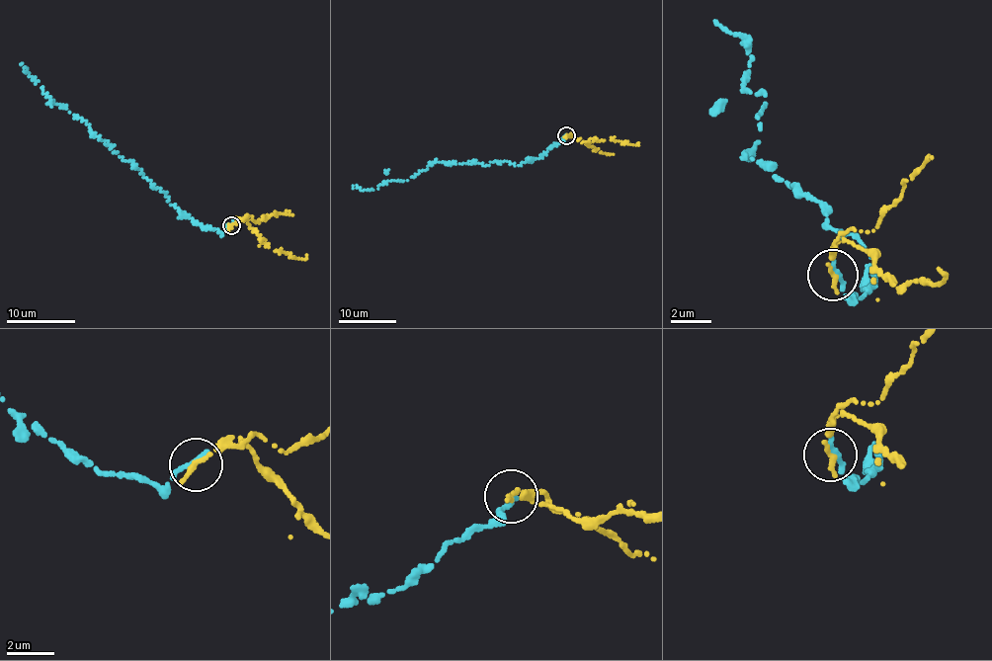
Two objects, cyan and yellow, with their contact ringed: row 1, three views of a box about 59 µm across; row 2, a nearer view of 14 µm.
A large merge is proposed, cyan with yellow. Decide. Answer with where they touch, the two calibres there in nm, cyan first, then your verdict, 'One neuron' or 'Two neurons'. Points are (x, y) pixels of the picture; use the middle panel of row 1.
Place: (566, 135). Thickness 320 nm (cyan) against 300 nm. One neuron

